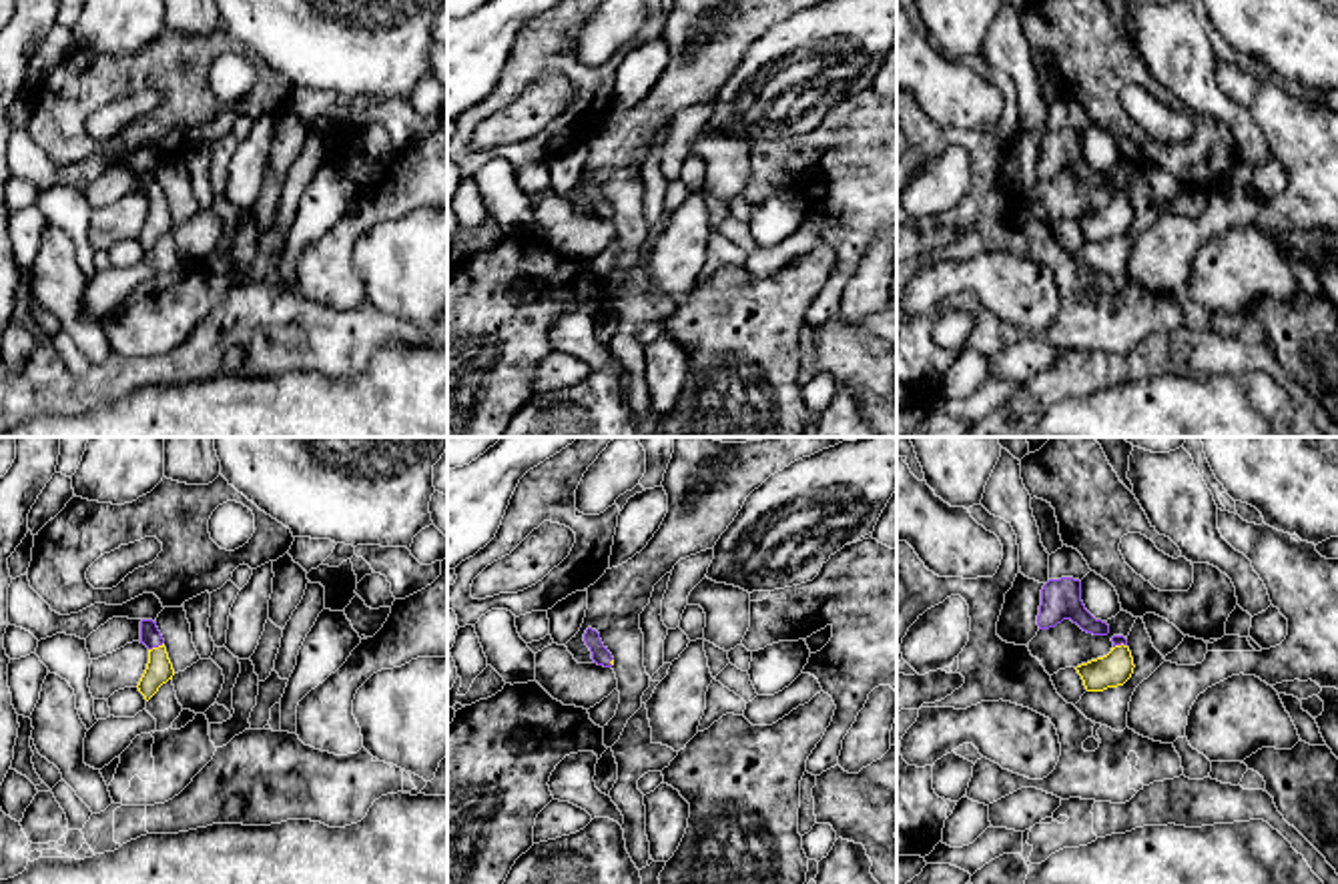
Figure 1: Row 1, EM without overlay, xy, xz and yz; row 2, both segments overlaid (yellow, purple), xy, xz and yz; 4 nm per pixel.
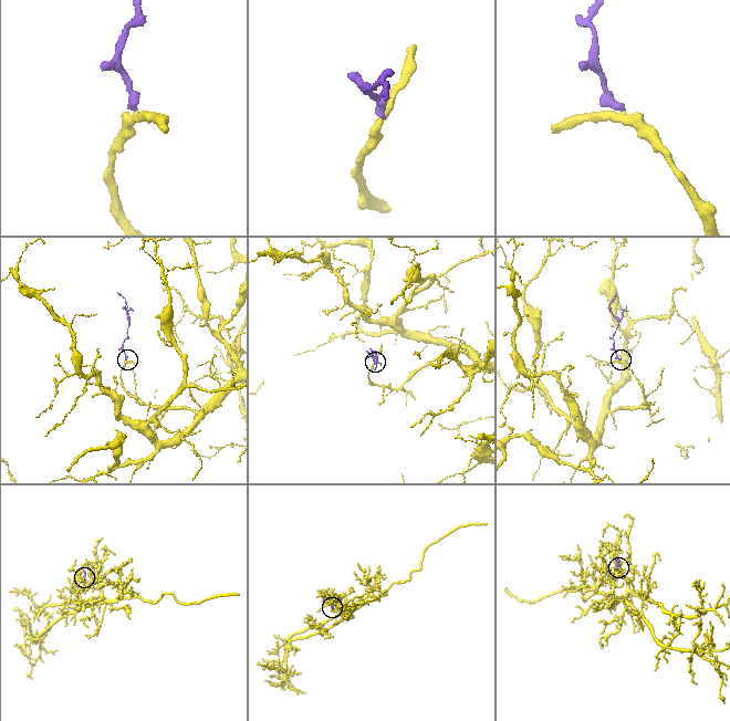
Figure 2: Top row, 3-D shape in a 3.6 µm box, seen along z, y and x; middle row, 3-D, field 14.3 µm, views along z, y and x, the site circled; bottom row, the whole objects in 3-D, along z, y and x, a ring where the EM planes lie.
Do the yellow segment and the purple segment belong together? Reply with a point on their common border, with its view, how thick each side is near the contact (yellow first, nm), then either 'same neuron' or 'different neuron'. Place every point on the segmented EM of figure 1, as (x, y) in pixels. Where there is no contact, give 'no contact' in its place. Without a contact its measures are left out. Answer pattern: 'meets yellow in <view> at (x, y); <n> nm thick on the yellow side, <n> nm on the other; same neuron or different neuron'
meets yellow in xy at (155, 648); 110 nm thick on the yellow side, 80 nm on the other; same neuron

